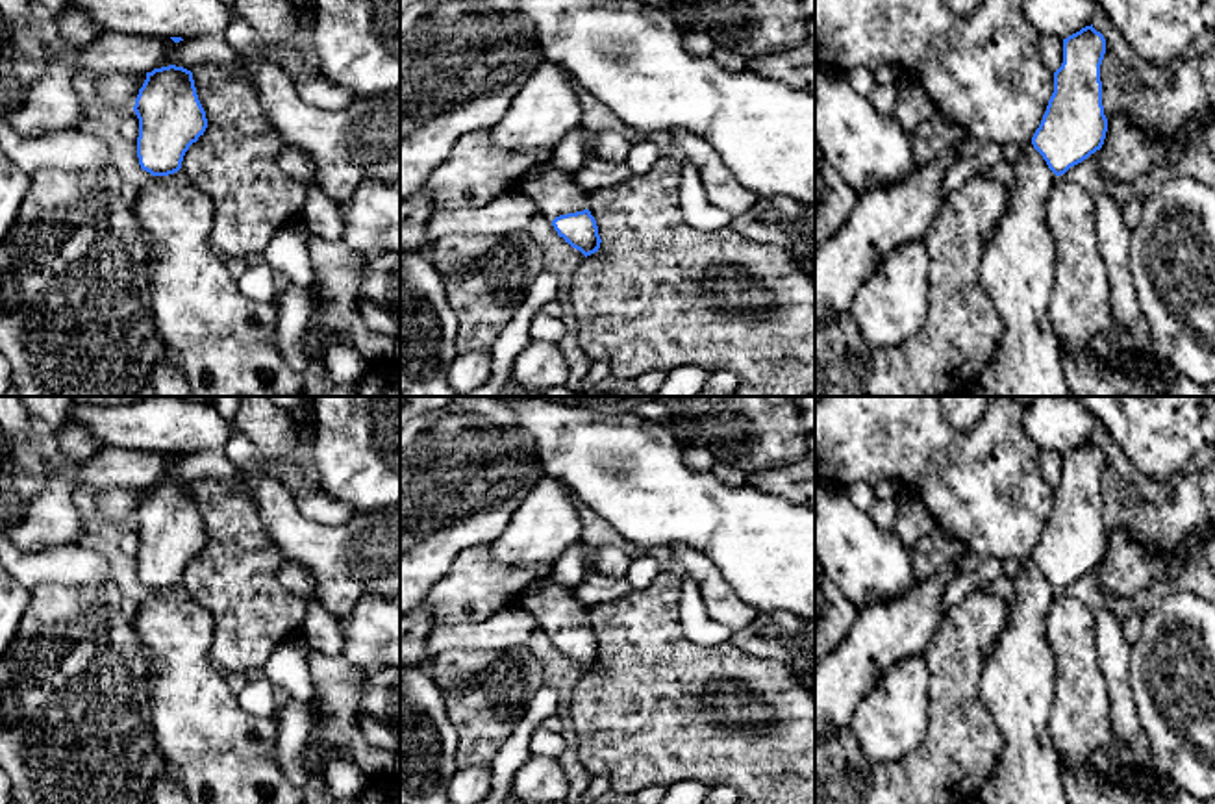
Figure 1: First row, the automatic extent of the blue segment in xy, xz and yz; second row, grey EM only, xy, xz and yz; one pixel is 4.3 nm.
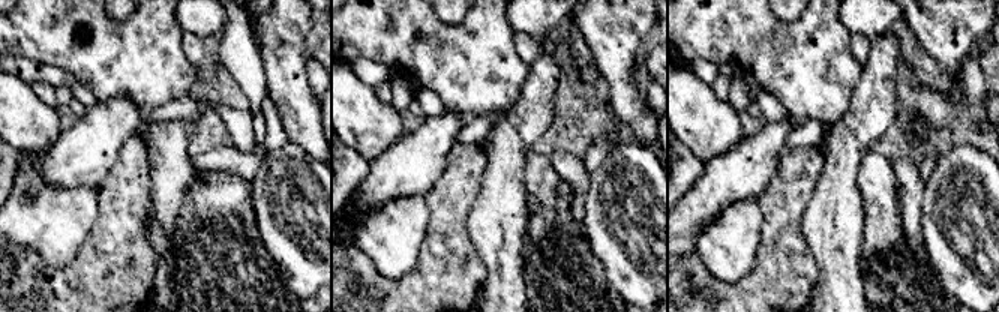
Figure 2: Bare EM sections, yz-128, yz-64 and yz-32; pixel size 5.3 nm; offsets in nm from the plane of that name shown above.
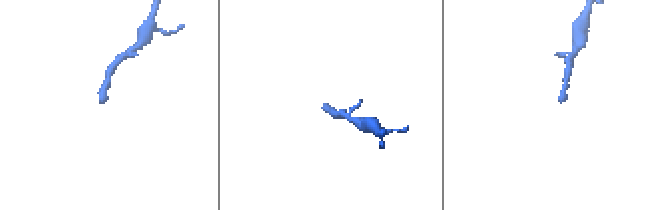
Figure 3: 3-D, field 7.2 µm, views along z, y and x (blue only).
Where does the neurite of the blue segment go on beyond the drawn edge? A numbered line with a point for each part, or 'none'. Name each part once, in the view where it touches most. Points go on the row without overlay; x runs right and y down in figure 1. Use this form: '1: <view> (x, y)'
1: xz (554, 608)

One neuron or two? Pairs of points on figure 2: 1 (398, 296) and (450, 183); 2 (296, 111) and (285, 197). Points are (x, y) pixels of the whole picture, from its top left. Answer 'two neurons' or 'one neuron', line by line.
1: one neuron
2: two neurons

